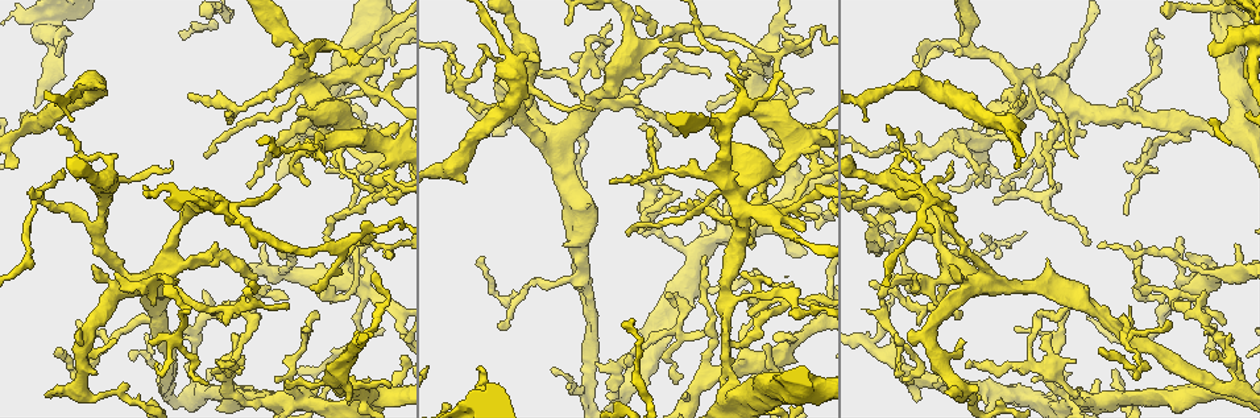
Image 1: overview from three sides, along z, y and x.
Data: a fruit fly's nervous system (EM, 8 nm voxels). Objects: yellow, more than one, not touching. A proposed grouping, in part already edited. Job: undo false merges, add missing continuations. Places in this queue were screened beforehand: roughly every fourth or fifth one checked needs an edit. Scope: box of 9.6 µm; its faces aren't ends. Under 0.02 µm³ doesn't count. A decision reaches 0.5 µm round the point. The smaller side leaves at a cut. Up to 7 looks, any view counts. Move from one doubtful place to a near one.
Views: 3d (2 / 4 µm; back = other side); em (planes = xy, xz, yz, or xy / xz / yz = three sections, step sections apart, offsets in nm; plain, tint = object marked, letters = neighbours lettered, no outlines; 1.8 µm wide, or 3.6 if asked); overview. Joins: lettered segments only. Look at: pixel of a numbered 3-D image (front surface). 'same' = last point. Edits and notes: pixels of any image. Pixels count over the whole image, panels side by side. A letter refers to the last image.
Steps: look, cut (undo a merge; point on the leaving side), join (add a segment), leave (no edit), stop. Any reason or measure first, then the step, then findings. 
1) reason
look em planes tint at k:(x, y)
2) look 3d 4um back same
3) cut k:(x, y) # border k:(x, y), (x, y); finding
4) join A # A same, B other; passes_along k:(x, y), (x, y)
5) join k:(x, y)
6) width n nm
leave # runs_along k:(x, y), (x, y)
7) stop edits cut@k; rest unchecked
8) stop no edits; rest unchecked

thick turns thin
look em planes letters at 1:(982, 280)

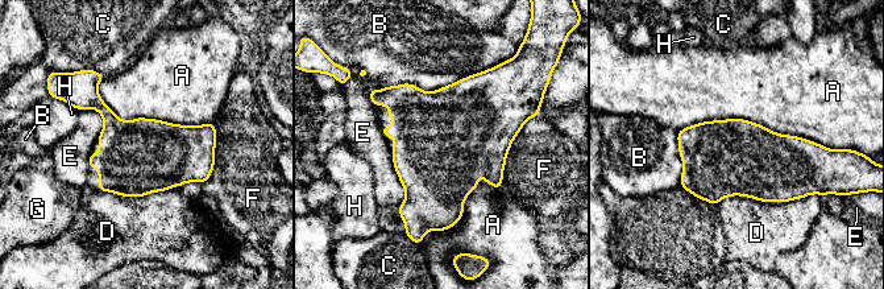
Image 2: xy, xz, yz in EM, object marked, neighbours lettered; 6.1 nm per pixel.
leave # A other, B other, C other, D other, E other, F other, G other, H other; border 2:(677, 131), (747, 119), (828, 148); all the same cell

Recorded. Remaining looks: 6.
arms part here
look 3d 4um at 1:(931, 381)

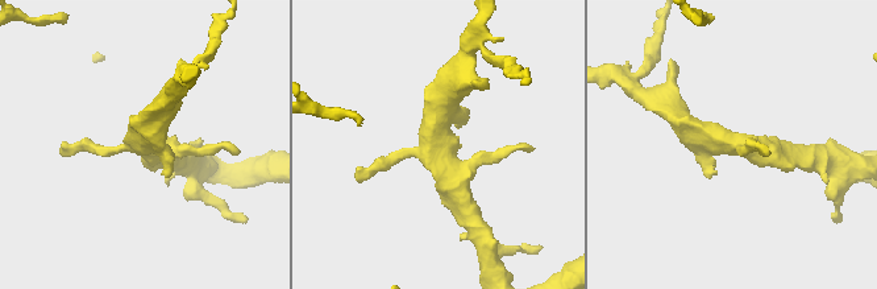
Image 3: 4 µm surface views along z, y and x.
shape alone is not enough
look em 3.6um planes plain at 3:(440, 150)

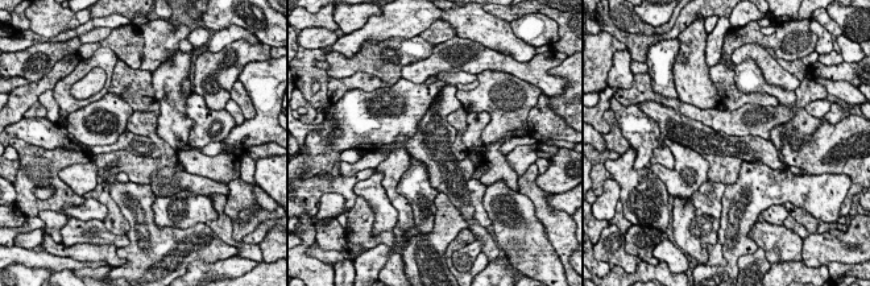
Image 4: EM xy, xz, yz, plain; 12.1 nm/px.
look em 3.6um planes letters same

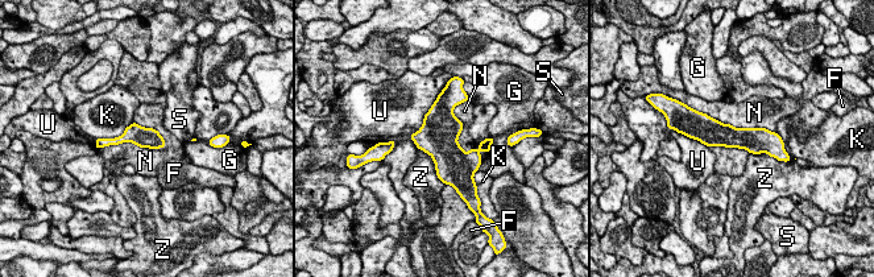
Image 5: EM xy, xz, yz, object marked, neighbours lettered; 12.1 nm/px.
leave # F other, G other, K other, N other, S other, U other, Z other; runs_along 5:(699, 136), (775, 139); one cell here

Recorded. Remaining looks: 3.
thick end
look 3d 4um at 1:(318, 379)

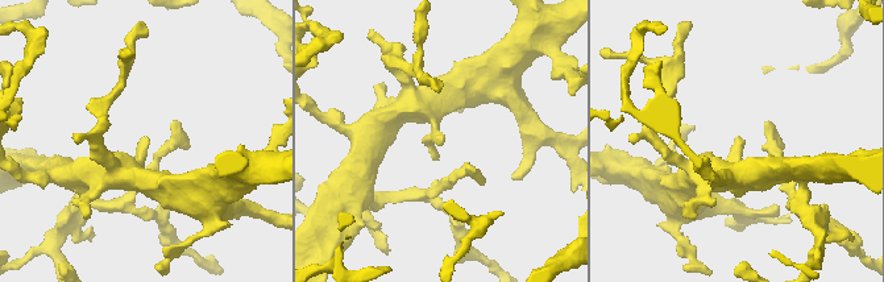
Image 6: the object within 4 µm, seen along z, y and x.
need the tissue
look em 3.6um yz step 8 tint at 6:(148, 139)

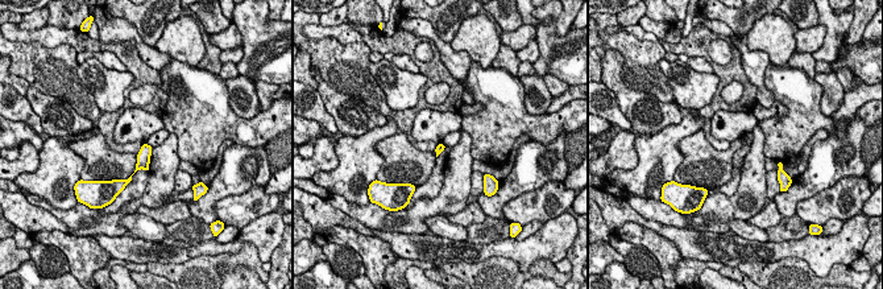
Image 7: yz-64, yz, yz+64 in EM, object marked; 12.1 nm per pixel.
cut it another way
look em 3.6um planes letters same

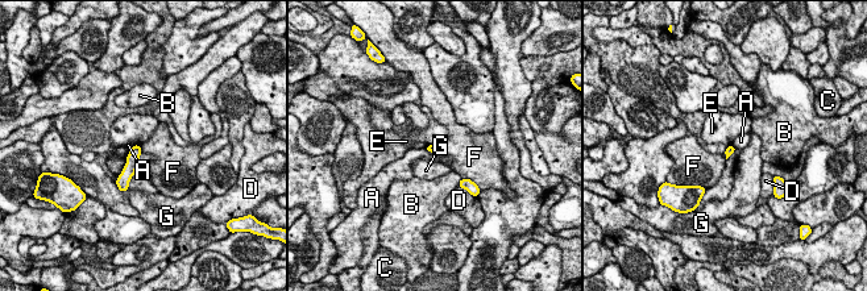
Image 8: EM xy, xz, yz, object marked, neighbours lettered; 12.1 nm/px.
leave # A other, B other, C other, D other, E other, F other, G other; no lettered segment goes on from it

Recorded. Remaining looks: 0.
stop no edits; rest unchecked

